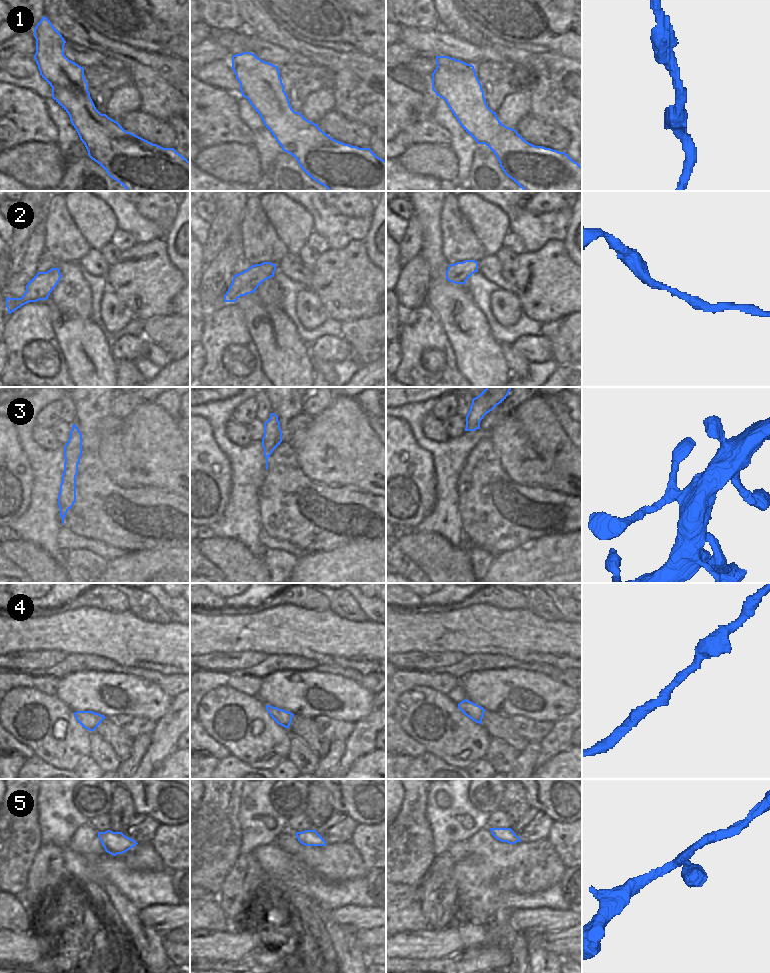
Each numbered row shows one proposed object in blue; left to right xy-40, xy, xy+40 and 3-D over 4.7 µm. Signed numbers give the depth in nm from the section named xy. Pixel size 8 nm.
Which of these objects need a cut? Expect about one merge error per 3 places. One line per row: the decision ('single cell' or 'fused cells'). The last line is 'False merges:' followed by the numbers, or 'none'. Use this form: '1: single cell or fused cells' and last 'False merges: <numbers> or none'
1: single cell
2: single cell
3: single cell
4: single cell
5: single cell
False merges: none

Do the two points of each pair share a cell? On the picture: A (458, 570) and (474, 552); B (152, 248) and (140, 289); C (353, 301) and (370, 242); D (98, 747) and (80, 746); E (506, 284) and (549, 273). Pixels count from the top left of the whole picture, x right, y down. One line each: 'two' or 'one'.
A: two
B: one
C: two
D: two
E: two

